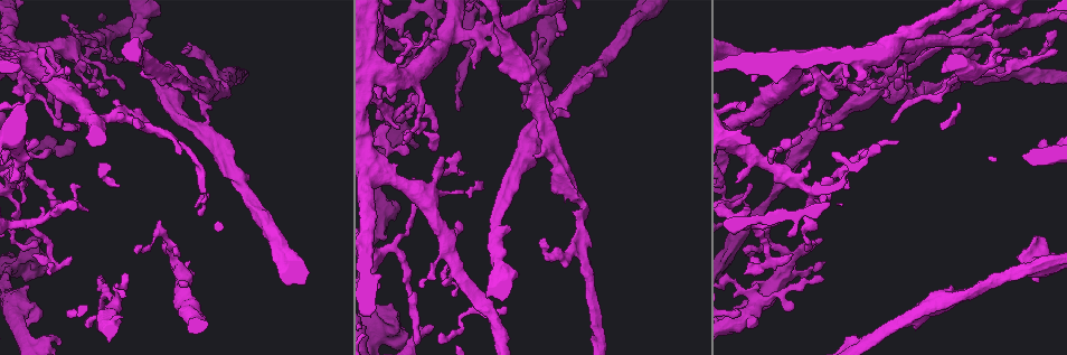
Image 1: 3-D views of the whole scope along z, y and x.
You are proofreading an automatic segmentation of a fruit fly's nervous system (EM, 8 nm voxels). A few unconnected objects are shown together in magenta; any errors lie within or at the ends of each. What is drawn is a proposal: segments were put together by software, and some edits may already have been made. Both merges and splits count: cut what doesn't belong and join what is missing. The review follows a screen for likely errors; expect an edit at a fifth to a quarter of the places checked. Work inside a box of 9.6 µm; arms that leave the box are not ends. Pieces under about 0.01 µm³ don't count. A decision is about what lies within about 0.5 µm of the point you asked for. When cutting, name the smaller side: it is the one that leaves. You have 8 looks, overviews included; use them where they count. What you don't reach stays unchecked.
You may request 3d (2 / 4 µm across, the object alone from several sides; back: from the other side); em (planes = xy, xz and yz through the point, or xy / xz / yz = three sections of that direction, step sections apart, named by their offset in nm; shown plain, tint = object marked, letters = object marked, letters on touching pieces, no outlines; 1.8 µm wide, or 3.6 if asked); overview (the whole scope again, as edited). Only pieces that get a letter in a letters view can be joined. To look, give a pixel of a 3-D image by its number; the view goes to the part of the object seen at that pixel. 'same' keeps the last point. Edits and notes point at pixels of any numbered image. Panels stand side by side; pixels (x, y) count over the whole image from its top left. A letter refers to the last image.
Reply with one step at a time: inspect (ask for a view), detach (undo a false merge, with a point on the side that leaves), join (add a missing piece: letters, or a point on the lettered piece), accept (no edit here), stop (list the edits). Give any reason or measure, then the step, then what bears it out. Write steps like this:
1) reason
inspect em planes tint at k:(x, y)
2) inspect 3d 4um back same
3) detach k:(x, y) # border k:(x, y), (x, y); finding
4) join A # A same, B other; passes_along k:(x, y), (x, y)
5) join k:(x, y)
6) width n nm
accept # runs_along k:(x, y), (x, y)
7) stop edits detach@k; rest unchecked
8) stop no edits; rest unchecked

arms part here
inspect 3d 4um at 1:(182, 272)

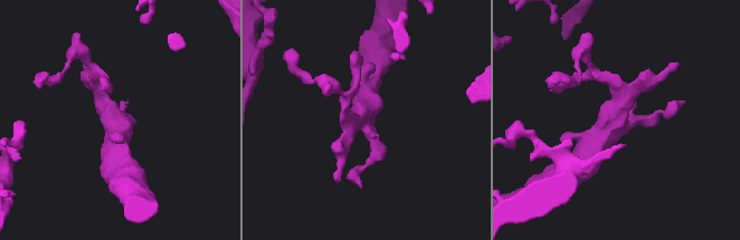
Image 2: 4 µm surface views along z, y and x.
arms 4; need the tissue
inspect em planes letters at 2:(113, 120)

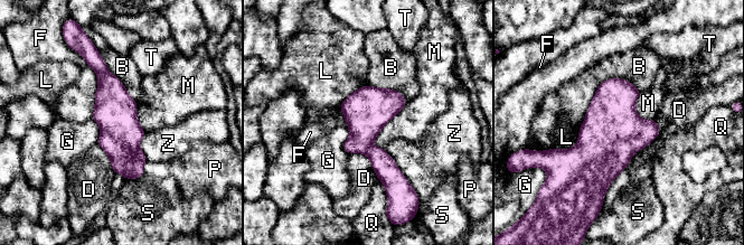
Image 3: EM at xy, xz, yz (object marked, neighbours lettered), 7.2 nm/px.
accept # B other, D other, F other, G other, L other, M other, P other, Q other, S other, T other, Z other; border 3:(407, 102), (382, 129), (374, 147); all the same cell

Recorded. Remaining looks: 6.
free end
inspect 3d 2um at 1:(749, 211)

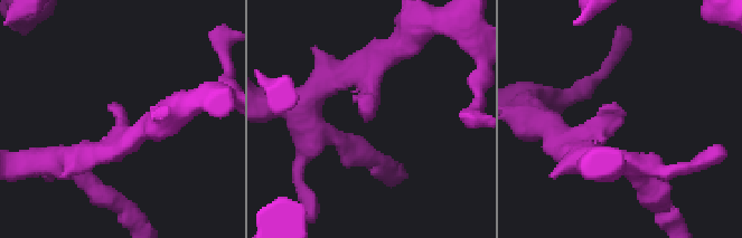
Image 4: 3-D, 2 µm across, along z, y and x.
arm_widths 220, 220 nm; shape alone is not enough
inspect em planes letters at 4:(116, 111)

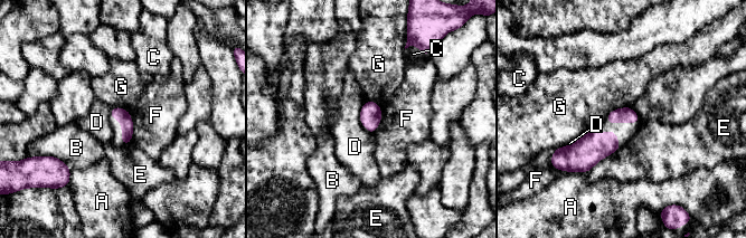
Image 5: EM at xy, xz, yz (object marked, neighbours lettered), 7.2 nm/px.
accept # A other, B other, C other, D other, E other, F other, G other; border 5:(630, 106), (614, 108), (604, 120); none of them fits

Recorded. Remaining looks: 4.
an open end
inspect em 3.6um planes letters at 1:(890, 122)

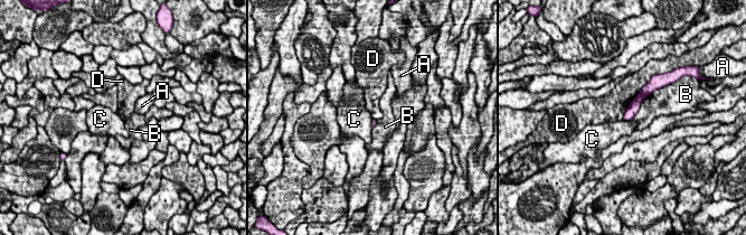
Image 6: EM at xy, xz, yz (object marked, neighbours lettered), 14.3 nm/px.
accept # A other, B other, C other, D other; border 6:(633, 99), (622, 118); no lettered piece goes on from it

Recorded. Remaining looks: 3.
an open end
inspect em 3.6um xy step 8 plain at 1:(76, 144)

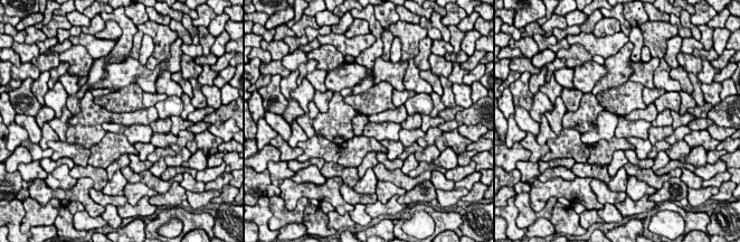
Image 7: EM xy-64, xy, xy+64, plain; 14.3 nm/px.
see the neighbours
inspect em 3.6um xy step 8 letters same

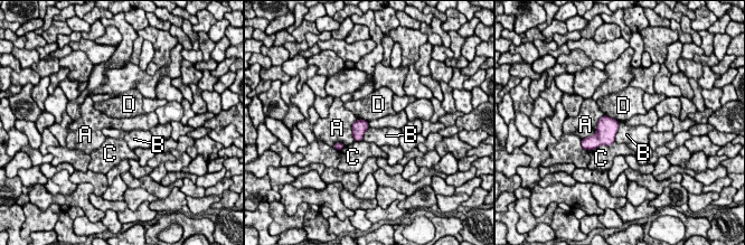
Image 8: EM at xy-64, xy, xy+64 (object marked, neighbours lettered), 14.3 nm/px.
longest_contact A 460 nm
accept # A other, B other, C other, D other; none of them fits

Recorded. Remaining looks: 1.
stop no edits; rest unchecked

